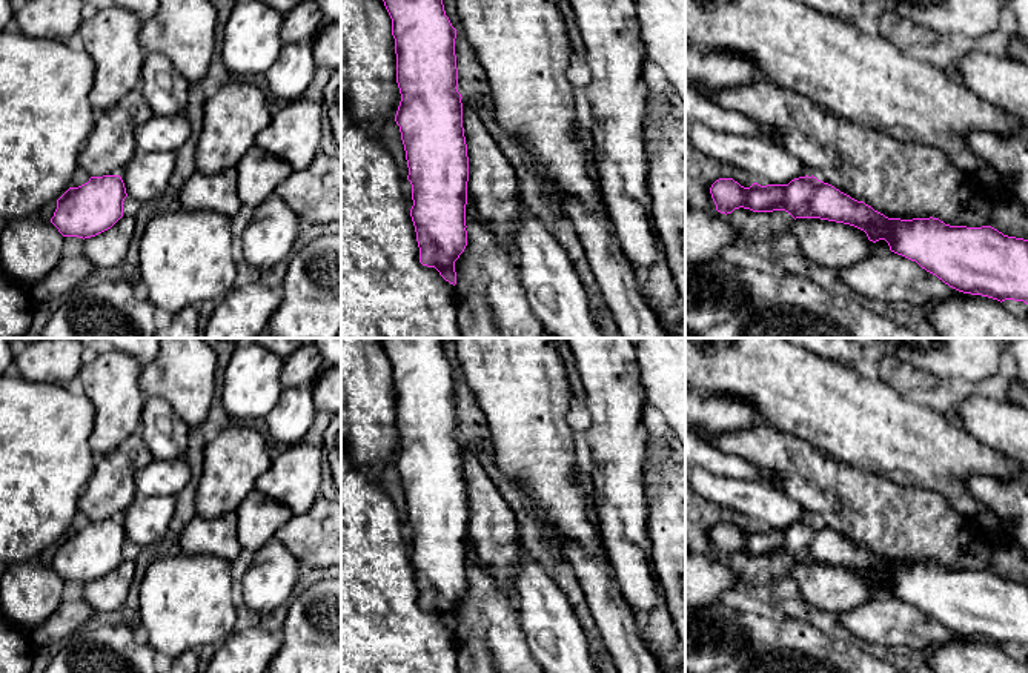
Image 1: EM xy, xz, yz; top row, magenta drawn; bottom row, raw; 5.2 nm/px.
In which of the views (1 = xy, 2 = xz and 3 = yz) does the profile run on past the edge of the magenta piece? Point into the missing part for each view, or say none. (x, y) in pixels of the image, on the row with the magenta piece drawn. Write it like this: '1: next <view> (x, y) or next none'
1: next none
2: next none
3: next none

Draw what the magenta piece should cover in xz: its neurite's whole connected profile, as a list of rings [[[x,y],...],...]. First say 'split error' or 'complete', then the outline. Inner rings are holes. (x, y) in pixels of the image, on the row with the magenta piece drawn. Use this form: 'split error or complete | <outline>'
complete | [[[383,0],[392,18],[396,54],[396,83],[401,101],[395,115],[409,167],[413,206],[410,217],[419,247],[419,263],[435,267],[456,284],[455,261],[467,246],[466,204],[469,157],[463,128],[455,55],[456,29],[443,0]]]

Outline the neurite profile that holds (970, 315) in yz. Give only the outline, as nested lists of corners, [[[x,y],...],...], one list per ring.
[[[962,295],[922,309],[942,338],[1028,338],[1028,318],[1016,317],[1000,301]]]

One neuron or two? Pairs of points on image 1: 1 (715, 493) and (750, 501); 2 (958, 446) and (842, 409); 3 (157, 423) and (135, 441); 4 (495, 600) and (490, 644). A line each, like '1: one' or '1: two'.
1: one
2: one
3: two
4: one

